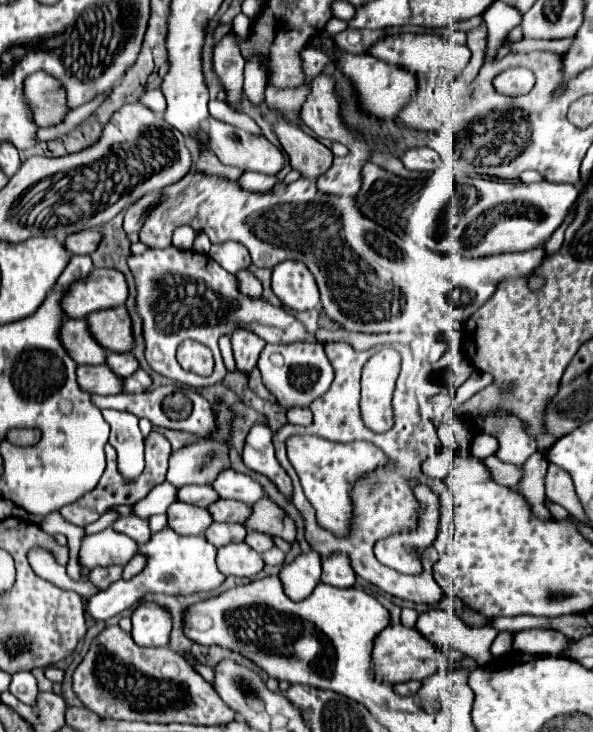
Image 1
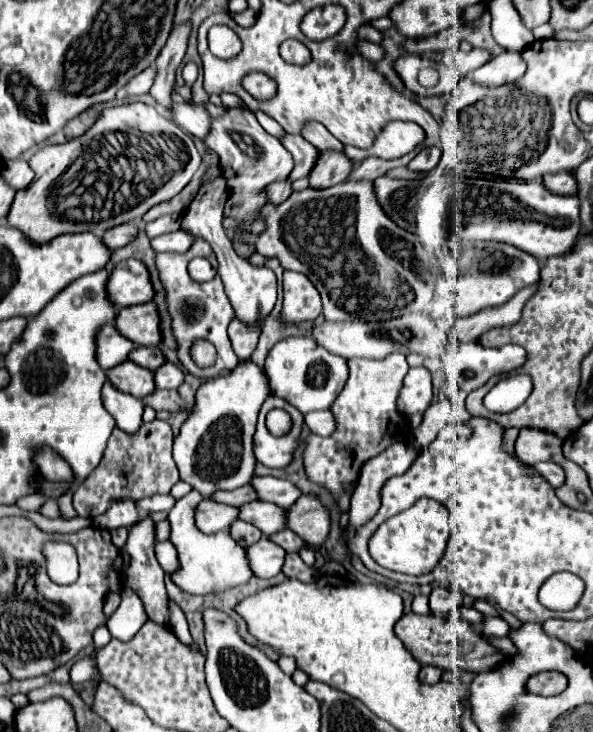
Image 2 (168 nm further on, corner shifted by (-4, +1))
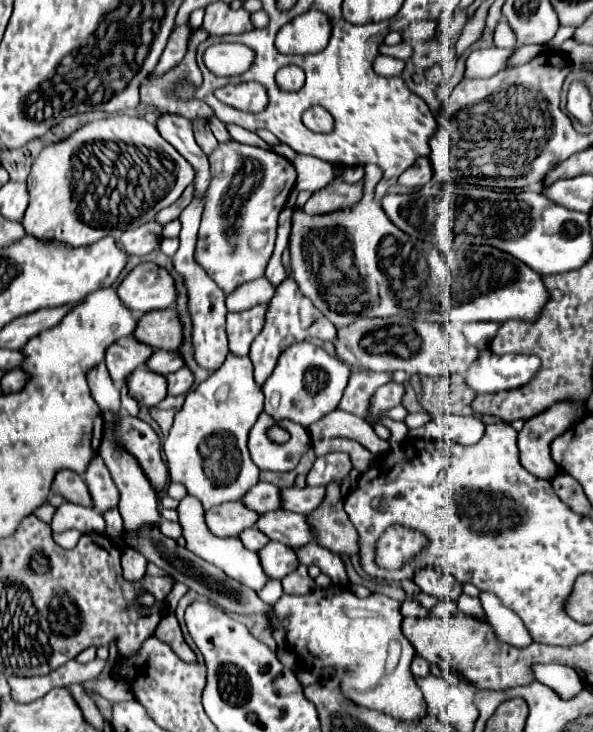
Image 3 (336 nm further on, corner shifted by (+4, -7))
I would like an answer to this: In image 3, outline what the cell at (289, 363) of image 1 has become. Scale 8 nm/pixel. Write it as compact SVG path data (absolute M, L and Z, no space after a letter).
M308 341L294 343L288 351L284 351L284 355L280 355L272 375L262 385L266 397L264 411L276 421L290 419L302 427L308 427L338 407L342 391L348 383L348 369L350 367L346 363Z

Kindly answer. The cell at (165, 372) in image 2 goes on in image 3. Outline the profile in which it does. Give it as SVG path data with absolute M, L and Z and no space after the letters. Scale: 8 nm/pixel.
M182 367L180 371L168 375L168 395L174 395L174 397L182 395L192 387L192 383L194 383L192 373L186 367Z

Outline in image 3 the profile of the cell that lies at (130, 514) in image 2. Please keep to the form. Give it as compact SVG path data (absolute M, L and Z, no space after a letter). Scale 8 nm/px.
M96 455L92 459L92 463L88 465L88 469L84 473L84 479L86 479L88 491L92 495L96 513L102 515L104 511L110 511L112 507L118 507L118 501L120 501L118 489L112 483L112 477L108 475L108 467L100 459L100 455Z

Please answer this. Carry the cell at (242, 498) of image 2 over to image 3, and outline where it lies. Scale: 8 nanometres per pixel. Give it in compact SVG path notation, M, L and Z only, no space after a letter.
M256 483L240 501L256 513L266 513L280 507L280 489L272 483Z

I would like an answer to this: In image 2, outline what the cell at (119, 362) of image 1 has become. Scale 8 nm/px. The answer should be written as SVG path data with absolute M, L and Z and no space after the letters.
M138 347L136 351L132 351L130 361L156 371L160 365L166 363L166 357L162 355L162 349L160 347Z

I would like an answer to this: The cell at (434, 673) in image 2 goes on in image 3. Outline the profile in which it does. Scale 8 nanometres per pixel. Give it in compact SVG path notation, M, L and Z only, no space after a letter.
M416 655L414 661L412 661L412 675L414 675L414 677L428 677L428 675L430 675L430 665L428 665L428 661Z

